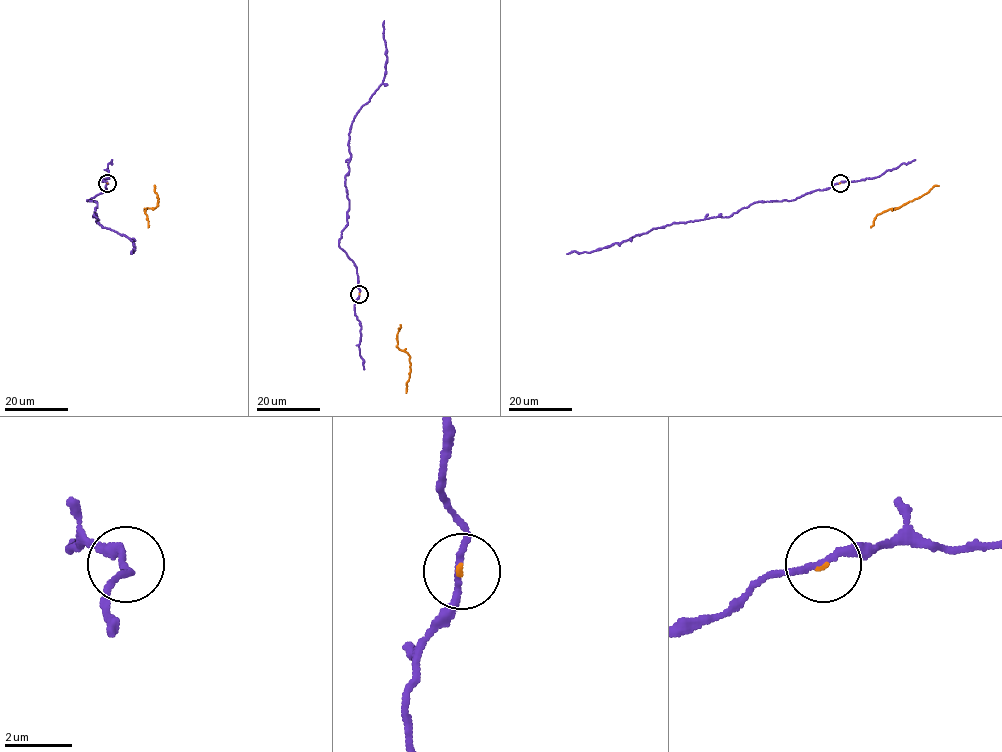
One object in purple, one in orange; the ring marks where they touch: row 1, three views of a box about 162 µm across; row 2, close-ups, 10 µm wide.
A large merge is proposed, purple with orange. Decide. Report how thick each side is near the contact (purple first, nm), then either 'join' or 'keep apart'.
190/60 nm | join

